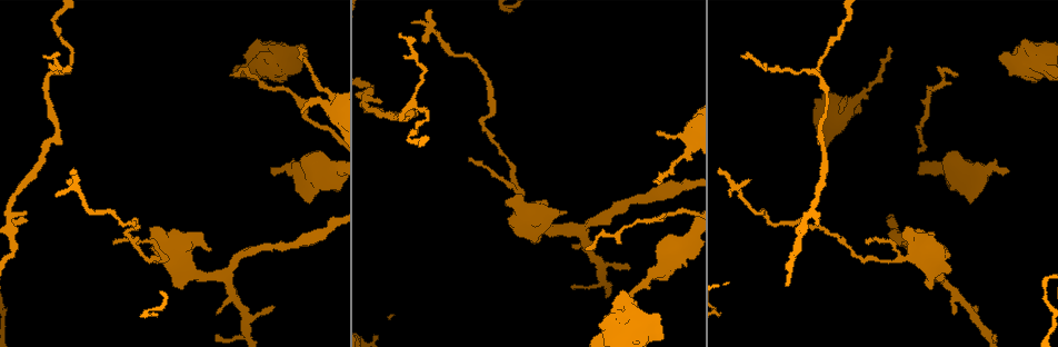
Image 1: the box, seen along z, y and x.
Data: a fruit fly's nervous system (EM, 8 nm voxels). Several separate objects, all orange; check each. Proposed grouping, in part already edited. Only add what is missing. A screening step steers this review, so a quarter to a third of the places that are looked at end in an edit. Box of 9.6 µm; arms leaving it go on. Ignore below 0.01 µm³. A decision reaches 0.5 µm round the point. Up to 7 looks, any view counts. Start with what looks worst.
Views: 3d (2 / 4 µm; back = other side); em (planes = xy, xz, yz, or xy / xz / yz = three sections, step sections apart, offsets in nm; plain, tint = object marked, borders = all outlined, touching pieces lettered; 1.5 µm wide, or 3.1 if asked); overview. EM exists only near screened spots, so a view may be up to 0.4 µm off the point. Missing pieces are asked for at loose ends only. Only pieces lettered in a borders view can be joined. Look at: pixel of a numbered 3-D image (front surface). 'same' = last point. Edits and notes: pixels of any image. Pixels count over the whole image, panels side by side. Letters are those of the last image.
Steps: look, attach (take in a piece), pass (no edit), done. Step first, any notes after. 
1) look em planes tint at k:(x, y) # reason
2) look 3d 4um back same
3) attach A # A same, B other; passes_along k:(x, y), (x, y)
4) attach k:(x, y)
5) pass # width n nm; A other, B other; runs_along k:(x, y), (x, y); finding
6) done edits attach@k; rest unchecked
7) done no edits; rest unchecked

look em planes plain at 1:(44, 58) # tapers out

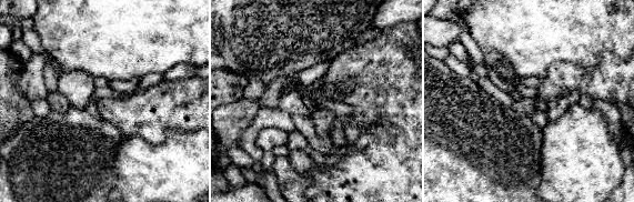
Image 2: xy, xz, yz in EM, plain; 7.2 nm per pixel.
look em planes borders same

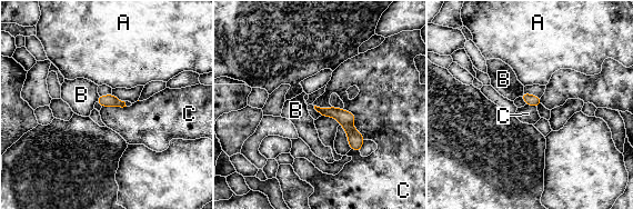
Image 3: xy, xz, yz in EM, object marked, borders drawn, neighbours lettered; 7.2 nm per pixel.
pass # A other, B other, C other; border 3:(342, 109), (364, 139); none of them fits

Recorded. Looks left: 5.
look em xy step 4 tint at 1:(284, 76) # stops while still wide

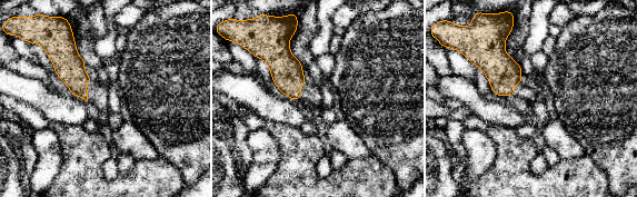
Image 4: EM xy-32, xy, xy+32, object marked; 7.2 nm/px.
look em planes tint same

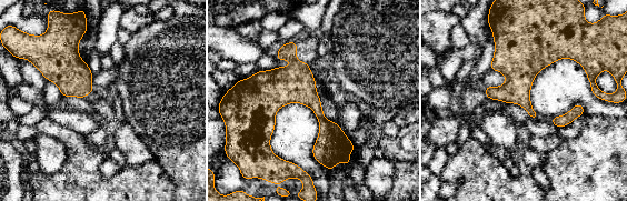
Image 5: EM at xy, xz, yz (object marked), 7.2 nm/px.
look em planes borders same

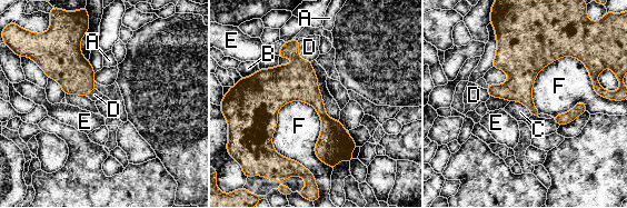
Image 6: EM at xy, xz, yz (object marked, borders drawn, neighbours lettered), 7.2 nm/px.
attach D # A other, B other, C other, D same, E other, F other; passes_along 6:(298, 81), (299, 53), (309, 47); the neuron continues

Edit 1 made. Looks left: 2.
done edits attach@6; rest unchecked

